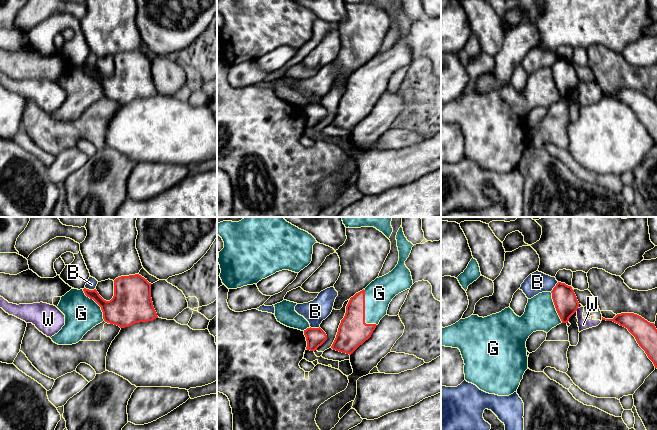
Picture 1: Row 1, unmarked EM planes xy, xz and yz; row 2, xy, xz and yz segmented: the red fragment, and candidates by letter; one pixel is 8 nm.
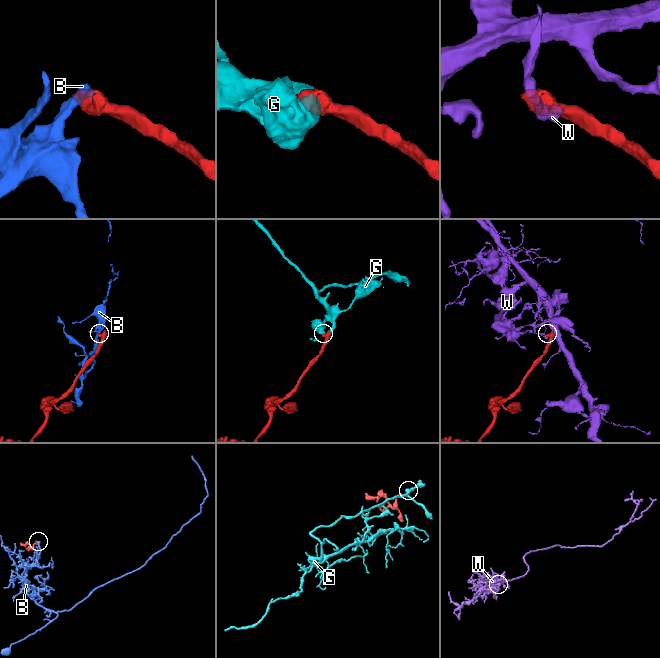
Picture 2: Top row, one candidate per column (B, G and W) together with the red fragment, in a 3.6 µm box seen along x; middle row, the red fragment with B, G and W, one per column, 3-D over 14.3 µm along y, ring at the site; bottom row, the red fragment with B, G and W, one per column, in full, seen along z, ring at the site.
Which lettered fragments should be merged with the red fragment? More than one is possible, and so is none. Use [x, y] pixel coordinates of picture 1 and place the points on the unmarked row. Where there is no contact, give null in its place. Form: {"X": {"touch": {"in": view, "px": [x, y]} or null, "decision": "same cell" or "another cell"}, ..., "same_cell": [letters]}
{"B": {"touch": {"in": "xy", "px": [90, 66]}, "decision": "another cell"}, "G": {"touch": {"in": "xz", "px": [364, 87]}, "decision": "same cell"}, "W": {"touch": {"in": "yz", "px": [577, 84]}, "decision": "another cell"}, "same_cell": ["G"]}

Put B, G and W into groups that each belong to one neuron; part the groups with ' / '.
B / G / W

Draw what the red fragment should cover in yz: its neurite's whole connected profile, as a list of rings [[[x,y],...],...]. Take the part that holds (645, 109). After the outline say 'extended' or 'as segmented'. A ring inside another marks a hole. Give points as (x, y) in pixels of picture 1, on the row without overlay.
[[[634,89],[617,90],[613,95],[602,93],[602,96],[613,97],[627,104],[657,144],[657,105],[654,99]]] | as segmented

